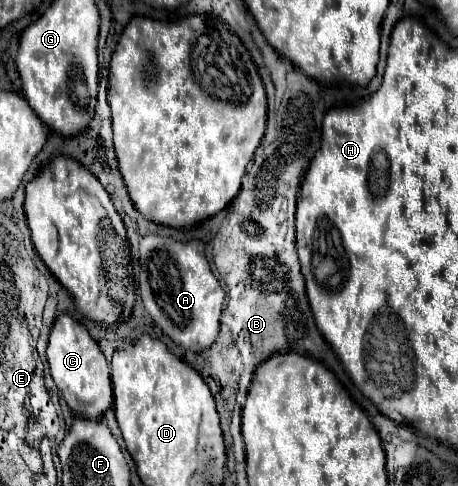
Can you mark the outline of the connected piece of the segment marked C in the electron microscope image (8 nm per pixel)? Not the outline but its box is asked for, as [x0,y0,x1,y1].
[48,314,112,418]

